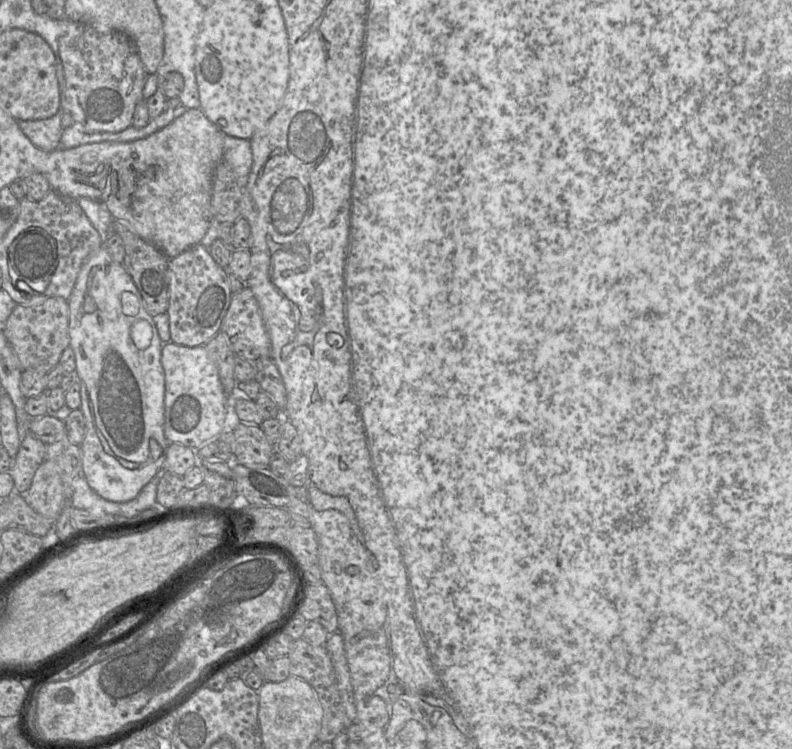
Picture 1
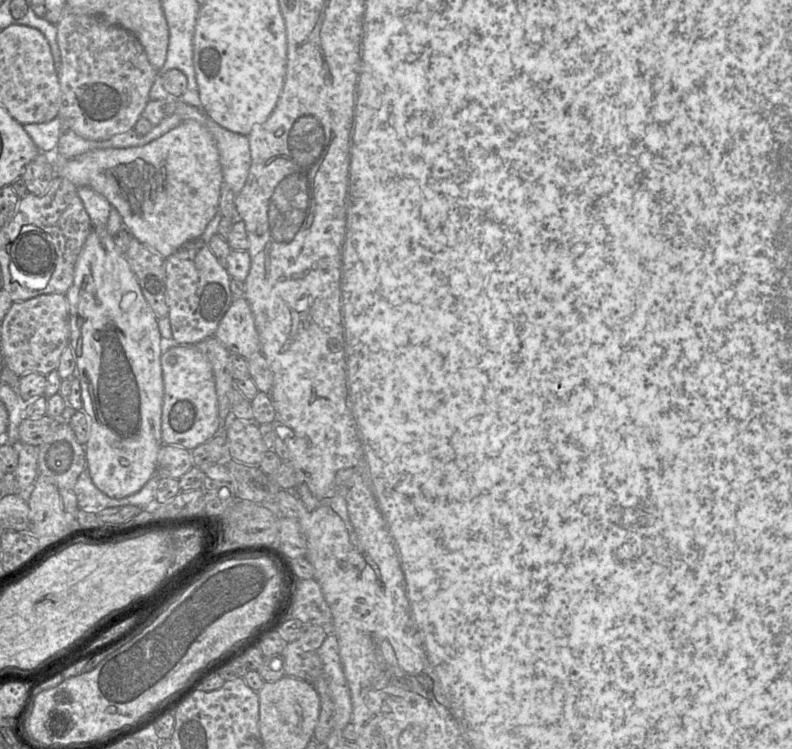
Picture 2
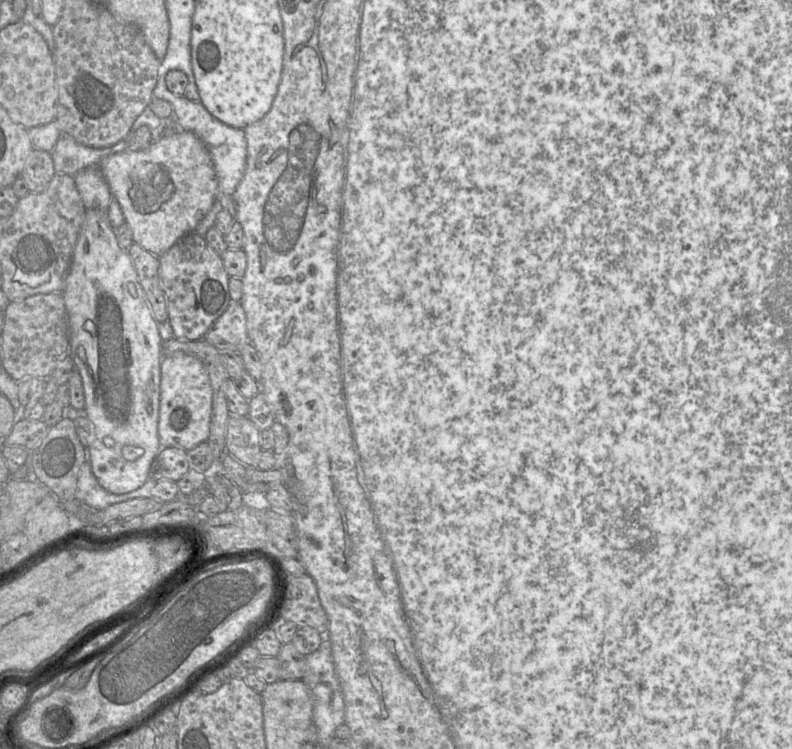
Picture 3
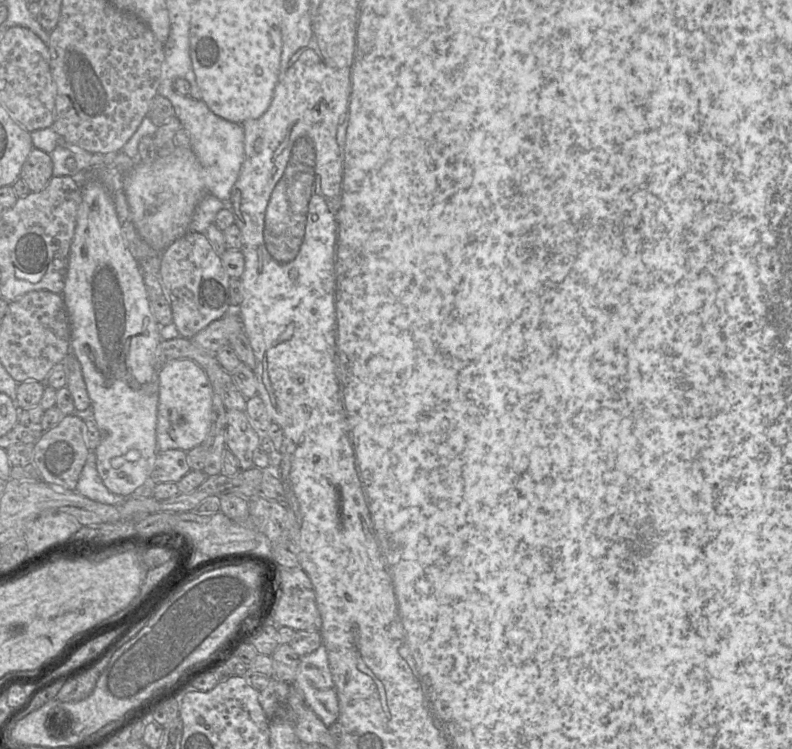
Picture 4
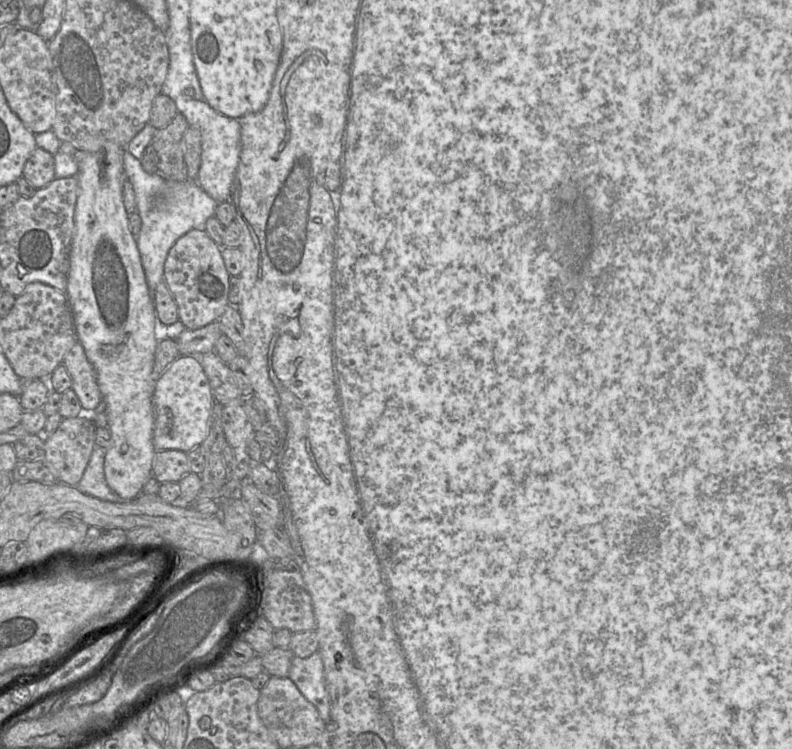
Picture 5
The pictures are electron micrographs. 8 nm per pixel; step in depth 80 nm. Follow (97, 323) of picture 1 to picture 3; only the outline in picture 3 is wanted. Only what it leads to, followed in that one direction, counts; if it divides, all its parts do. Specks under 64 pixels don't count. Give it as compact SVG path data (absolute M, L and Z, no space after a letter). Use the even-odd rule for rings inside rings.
M87 209L62 292L70 328L69 354L81 375L84 414L95 426L95 439L87 448L94 476L106 491L126 494L142 487L161 449L158 436L163 343L137 271L116 239L107 211Z

